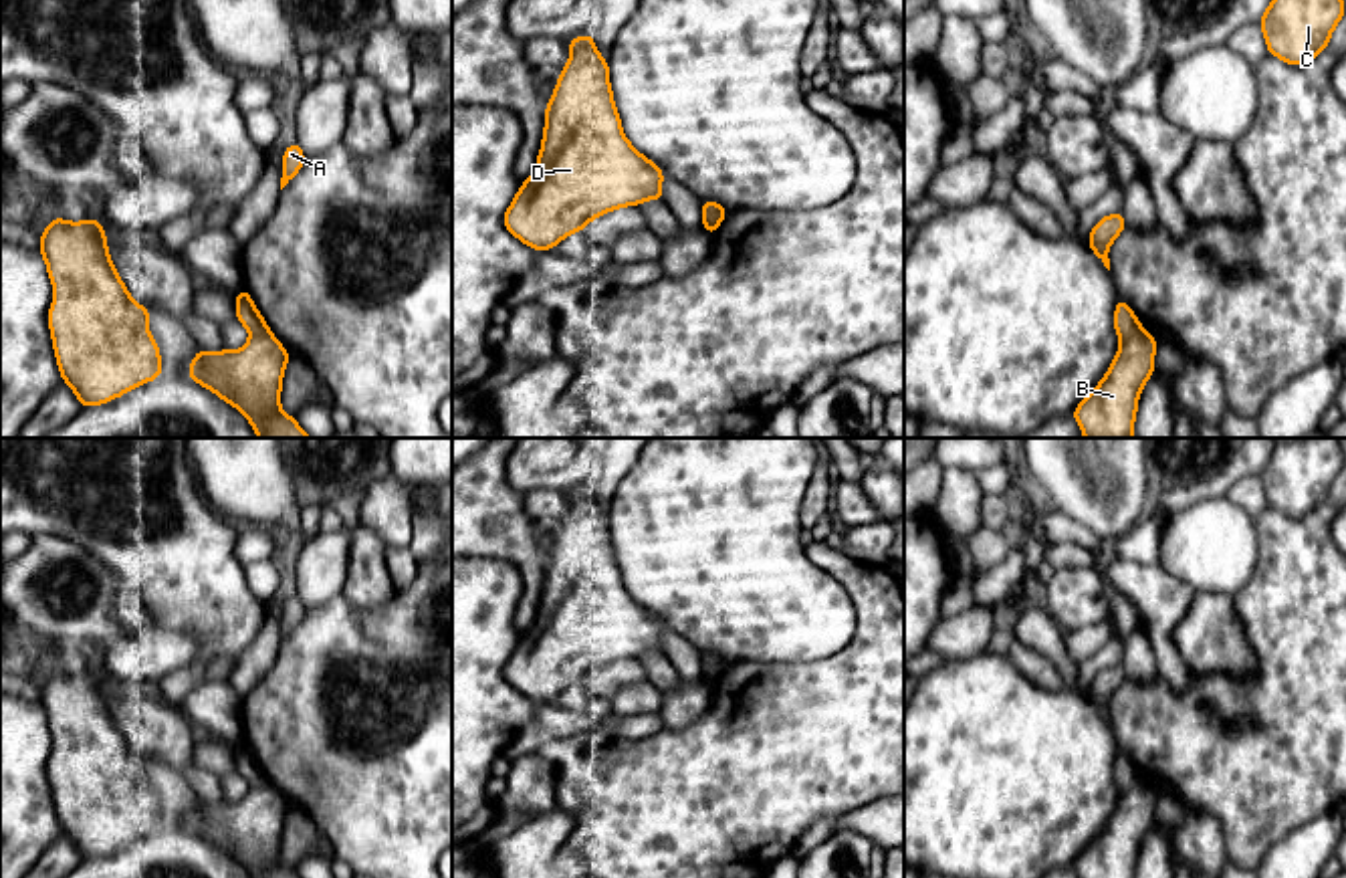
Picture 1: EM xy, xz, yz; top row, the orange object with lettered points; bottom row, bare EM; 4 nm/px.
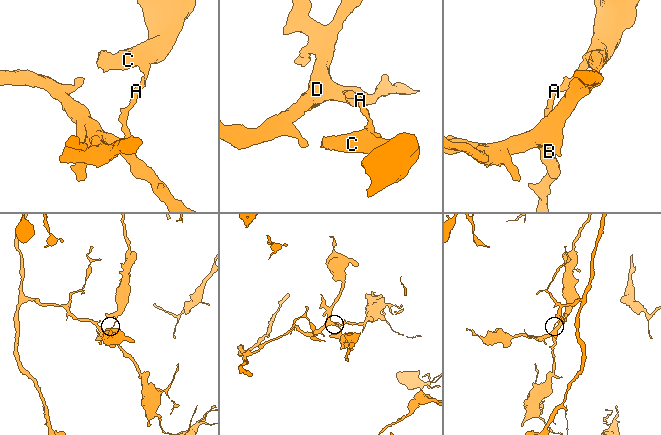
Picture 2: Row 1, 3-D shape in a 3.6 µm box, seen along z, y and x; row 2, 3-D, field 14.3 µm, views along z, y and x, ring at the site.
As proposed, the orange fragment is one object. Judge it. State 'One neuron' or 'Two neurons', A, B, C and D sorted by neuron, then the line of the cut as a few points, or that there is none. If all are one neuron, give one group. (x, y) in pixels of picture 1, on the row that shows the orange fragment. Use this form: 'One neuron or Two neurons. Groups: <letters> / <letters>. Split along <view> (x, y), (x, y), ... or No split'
Two neurons. Groups: A C / B D. Split along xz (723, 208), (703, 216)

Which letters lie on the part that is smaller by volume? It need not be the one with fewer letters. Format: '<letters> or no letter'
A, C

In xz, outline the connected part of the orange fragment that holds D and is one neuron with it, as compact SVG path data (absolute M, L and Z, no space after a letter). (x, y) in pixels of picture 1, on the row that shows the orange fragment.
M583 34L567 42L571 54L545 107L537 168L521 184L502 216L507 230L535 250L551 250L569 234L583 230L593 218L615 208L664 200L664 172L624 135L609 87L609 65L595 50L593 38Z

